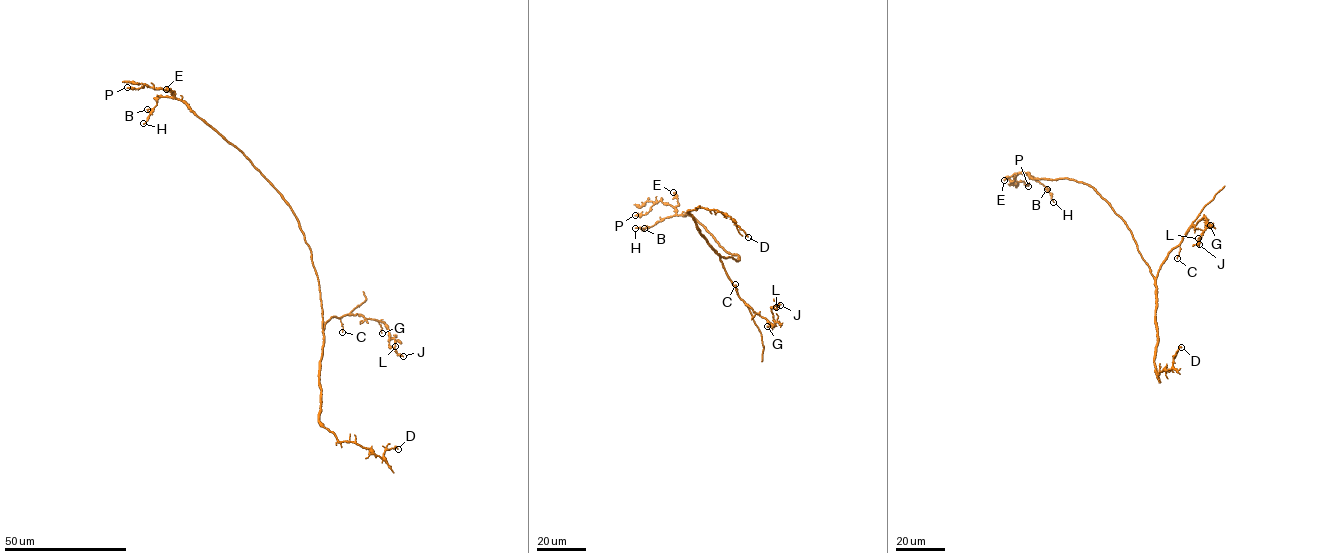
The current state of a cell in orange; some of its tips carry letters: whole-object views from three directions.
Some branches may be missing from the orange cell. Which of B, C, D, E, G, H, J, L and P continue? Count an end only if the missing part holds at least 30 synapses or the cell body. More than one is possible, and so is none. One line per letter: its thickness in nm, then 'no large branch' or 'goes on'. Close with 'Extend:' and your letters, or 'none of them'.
B: 120 nm | no large branch
C: 100 nm | no large branch
D: 140 nm | no large branch
E: 360 nm | no large branch
G: 140 nm | no large branch
H: 130 nm | no large branch
J: 220 nm | no large branch
L: 140 nm | no large branch
P: 200 nm | no large branch
Extend: none of them

